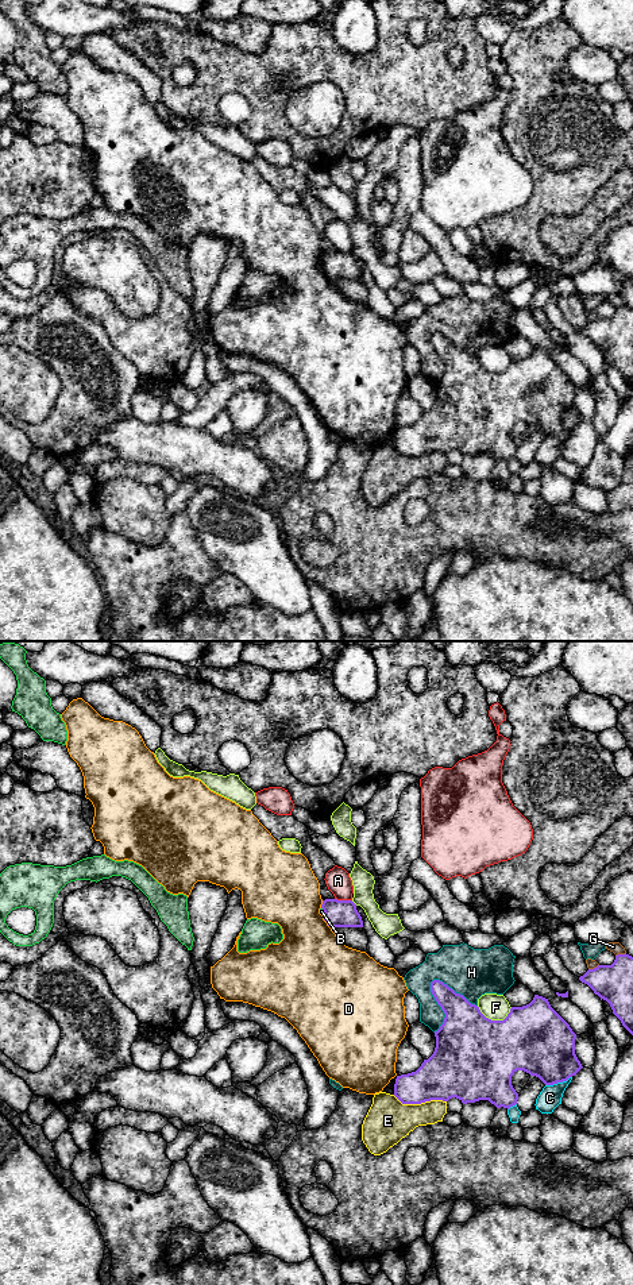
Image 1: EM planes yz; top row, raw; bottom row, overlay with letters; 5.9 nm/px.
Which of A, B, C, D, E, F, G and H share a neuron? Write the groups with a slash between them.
A / B / C / D / E / F / G / H

